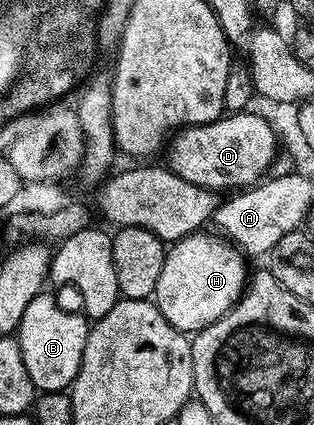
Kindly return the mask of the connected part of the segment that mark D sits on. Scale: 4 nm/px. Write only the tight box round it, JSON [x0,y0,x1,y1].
[165,112,280,190]

